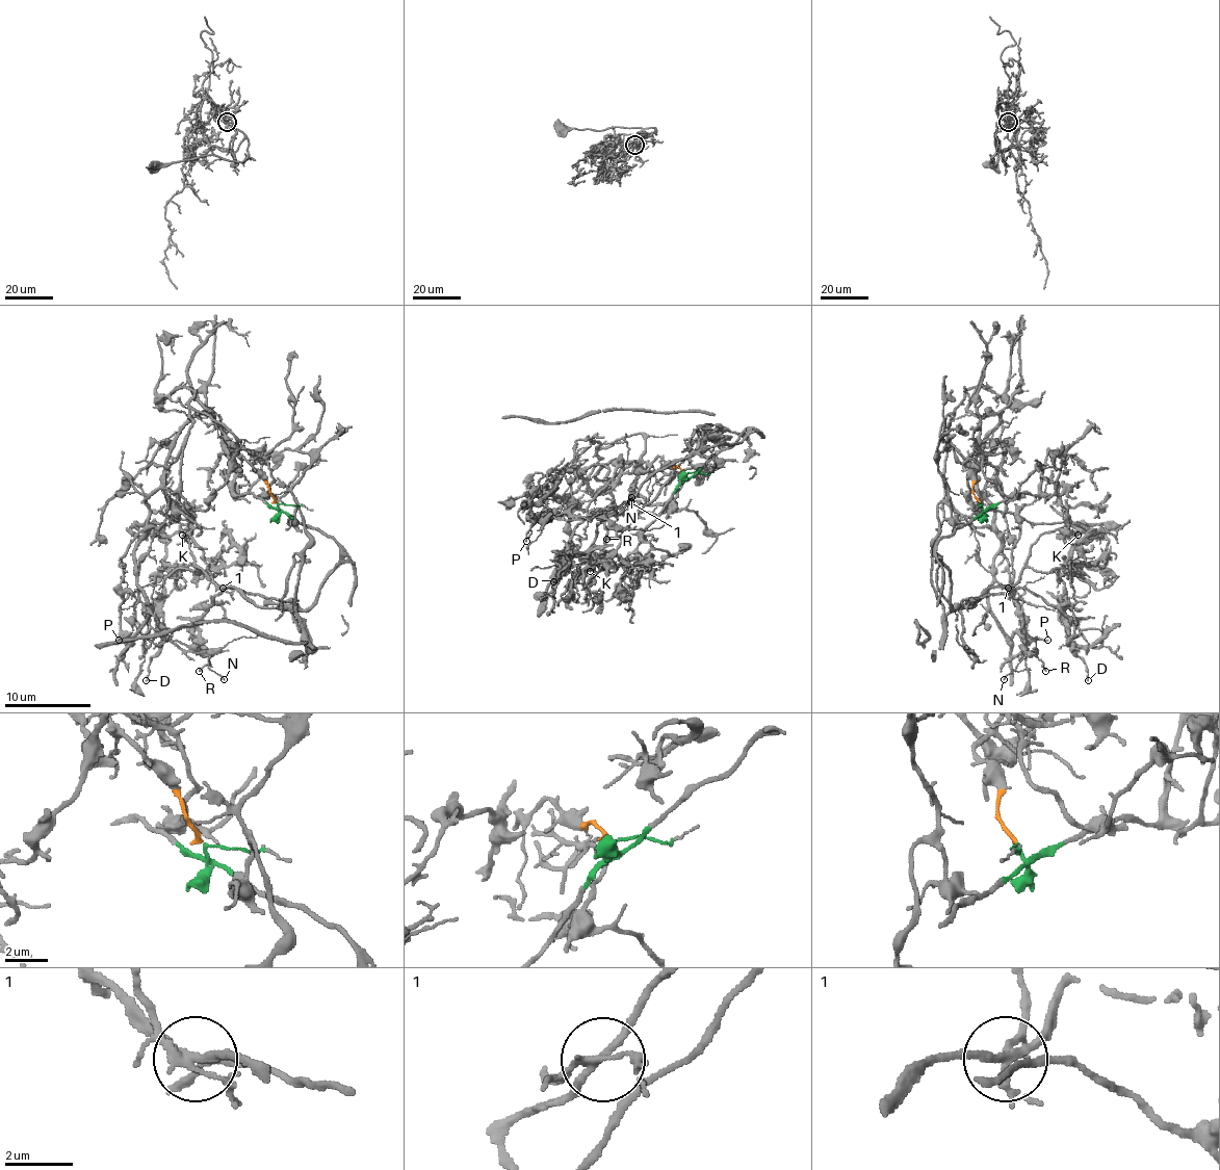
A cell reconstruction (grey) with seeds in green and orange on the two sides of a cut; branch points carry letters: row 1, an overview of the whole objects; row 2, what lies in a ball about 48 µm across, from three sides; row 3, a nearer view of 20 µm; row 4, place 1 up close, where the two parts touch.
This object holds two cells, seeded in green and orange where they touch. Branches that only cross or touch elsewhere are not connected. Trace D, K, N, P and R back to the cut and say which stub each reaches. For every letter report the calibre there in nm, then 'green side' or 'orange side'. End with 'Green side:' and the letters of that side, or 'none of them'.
D: calibre 130 nm; green side
K: calibre 180 nm; green side
N: calibre 100 nm; orange side
P: calibre 140 nm; orange side
R: calibre 130 nm; orange side
Green side: D, K

